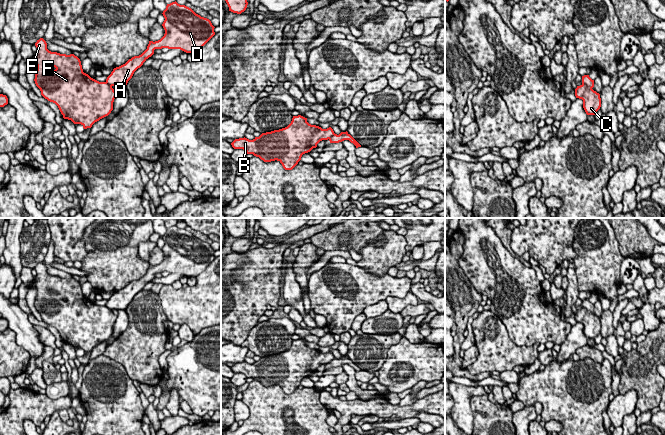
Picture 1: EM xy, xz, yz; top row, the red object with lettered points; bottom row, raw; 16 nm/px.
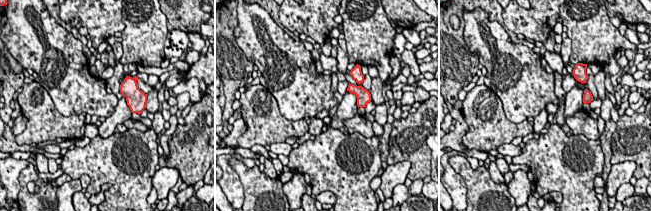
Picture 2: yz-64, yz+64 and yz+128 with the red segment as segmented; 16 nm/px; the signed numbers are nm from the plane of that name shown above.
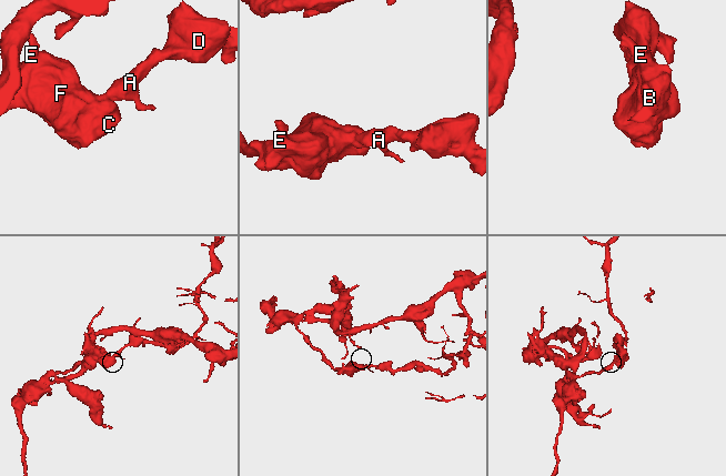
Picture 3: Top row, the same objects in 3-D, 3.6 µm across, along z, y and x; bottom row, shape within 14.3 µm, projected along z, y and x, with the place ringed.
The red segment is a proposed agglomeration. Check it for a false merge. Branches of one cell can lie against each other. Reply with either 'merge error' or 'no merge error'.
merge error

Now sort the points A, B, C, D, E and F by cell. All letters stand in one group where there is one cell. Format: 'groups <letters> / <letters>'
groups A D / B C E F

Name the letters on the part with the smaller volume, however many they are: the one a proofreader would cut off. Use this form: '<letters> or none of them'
A, D

